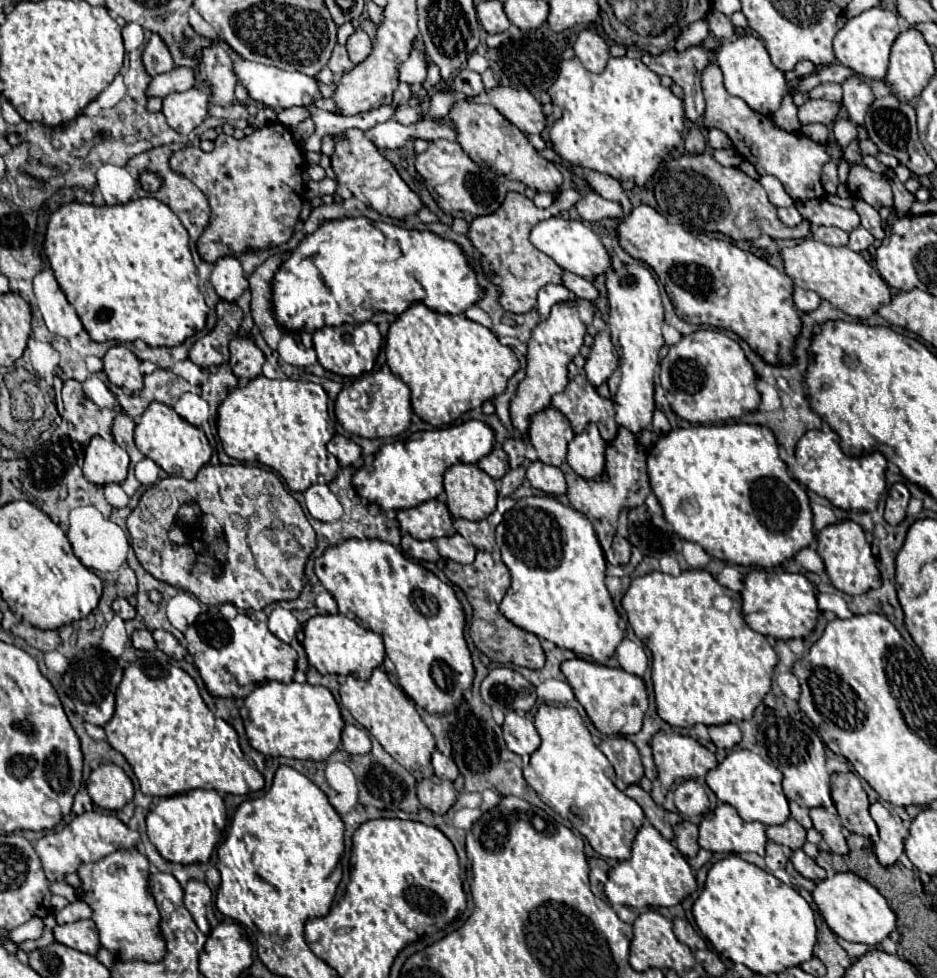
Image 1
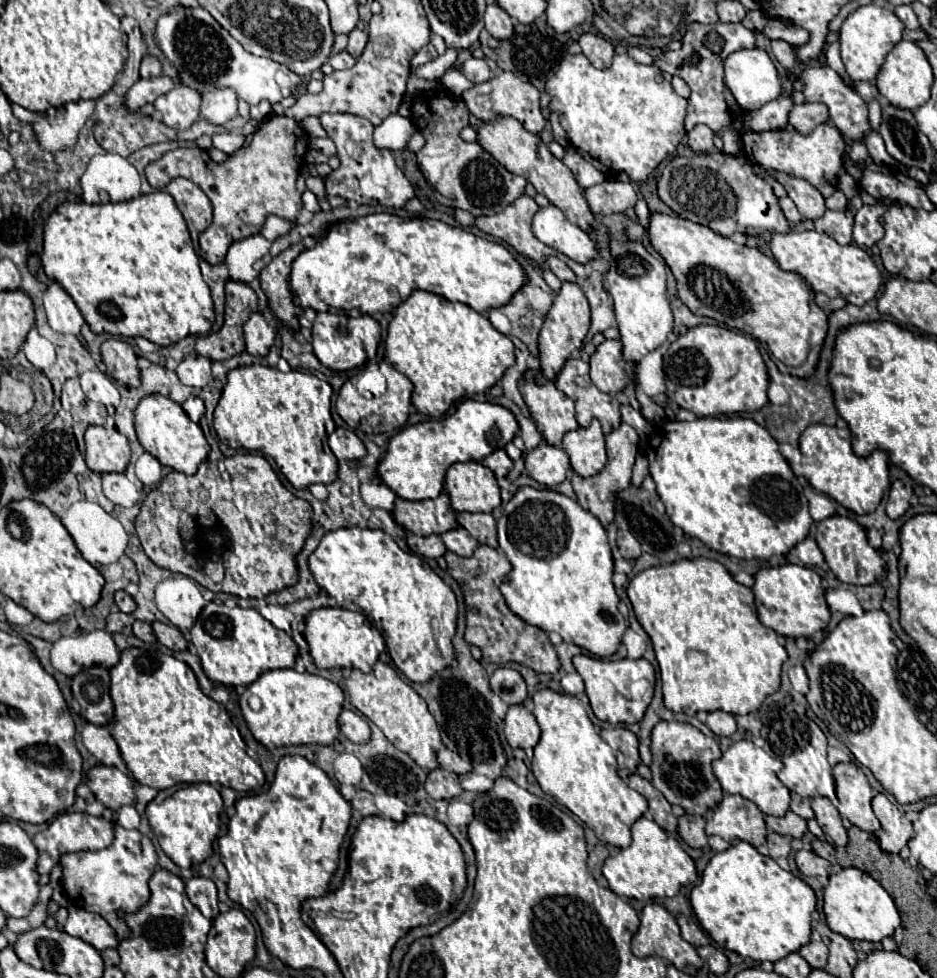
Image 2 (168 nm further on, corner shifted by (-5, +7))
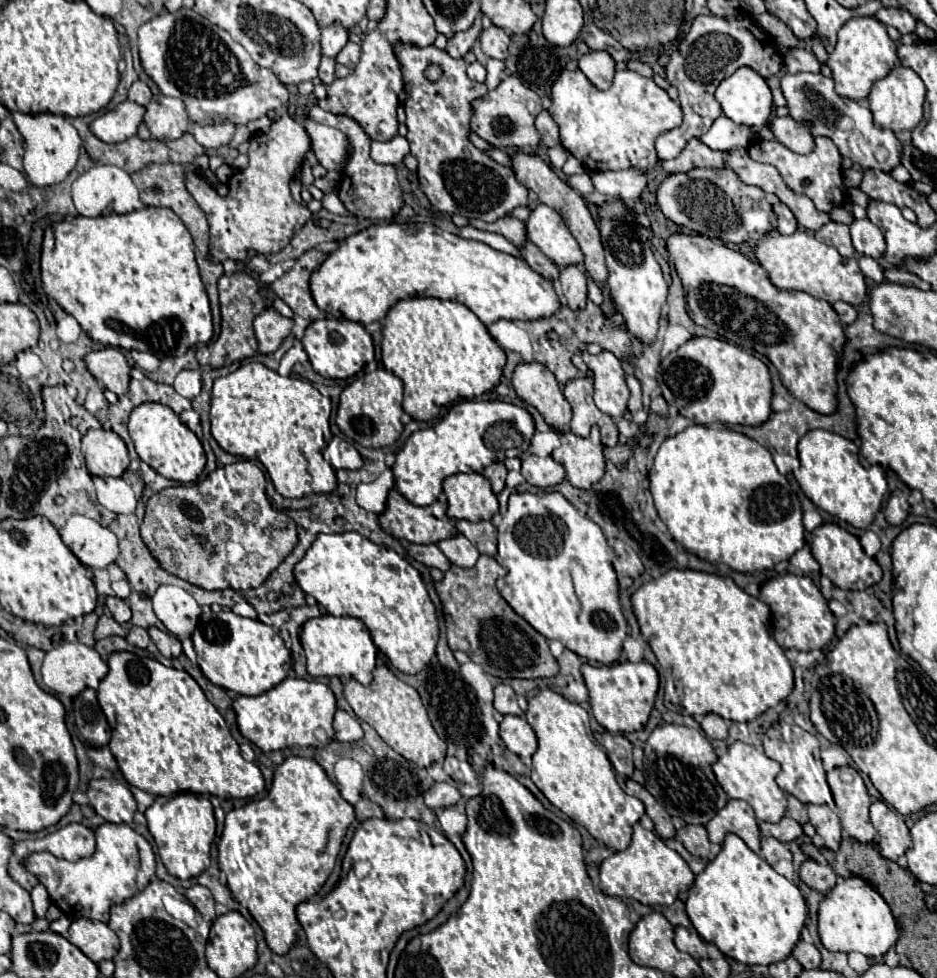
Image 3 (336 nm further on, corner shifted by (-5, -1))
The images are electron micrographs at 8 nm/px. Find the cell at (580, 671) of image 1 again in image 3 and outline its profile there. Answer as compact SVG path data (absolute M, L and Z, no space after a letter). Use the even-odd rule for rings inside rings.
M648 661L602 667L592 667L590 663L584 663L580 671L590 691L592 713L604 729L608 729L610 733L634 733L646 725L658 691L658 673Z

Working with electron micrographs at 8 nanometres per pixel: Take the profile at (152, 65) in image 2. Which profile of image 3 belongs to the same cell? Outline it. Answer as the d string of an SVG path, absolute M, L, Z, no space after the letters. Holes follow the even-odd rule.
M134 81L132 83L132 87L130 87L130 91L128 91L128 99L130 101L136 101L136 103L140 103L140 105L148 105L150 103L150 99L152 99L152 91L150 91L150 87L144 83L144 81Z

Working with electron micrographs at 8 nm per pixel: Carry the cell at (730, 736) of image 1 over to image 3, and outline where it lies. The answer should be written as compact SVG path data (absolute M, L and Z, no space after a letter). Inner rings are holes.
M714 713L706 715L702 719L700 727L704 729L706 737L710 737L710 739L728 739L728 725L720 715L714 715Z

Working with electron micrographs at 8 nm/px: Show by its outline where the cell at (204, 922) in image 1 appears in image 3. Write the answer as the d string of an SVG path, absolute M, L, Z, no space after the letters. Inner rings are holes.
M194 885L194 887L186 889L184 897L200 911L200 915L202 915L204 921L210 923L210 921L216 919L216 913L214 913L214 897L212 897L212 893L210 893L208 887Z

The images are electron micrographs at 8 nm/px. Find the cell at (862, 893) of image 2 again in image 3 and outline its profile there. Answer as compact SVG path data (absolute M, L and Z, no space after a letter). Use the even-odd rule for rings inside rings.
M838 877L836 887L824 897L818 911L818 933L828 951L858 951L866 957L882 957L898 941L896 919L884 897L864 879Z

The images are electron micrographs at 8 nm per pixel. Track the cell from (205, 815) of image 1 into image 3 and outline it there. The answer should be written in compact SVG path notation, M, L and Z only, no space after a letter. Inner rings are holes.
M178 793L166 801L164 797L156 797L156 801L146 809L146 821L158 847L158 855L170 875L190 879L210 865L210 845L216 837L216 819L208 797L196 793Z

